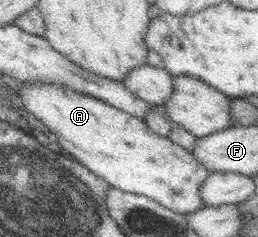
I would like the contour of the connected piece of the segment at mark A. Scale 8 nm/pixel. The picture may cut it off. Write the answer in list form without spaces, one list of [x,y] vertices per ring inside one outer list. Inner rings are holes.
[[[30,82],[18,93],[25,112],[34,115],[57,136],[61,150],[105,178],[110,187],[146,196],[180,214],[206,206],[202,186],[212,172],[186,147],[153,132],[142,118],[68,86]]]

